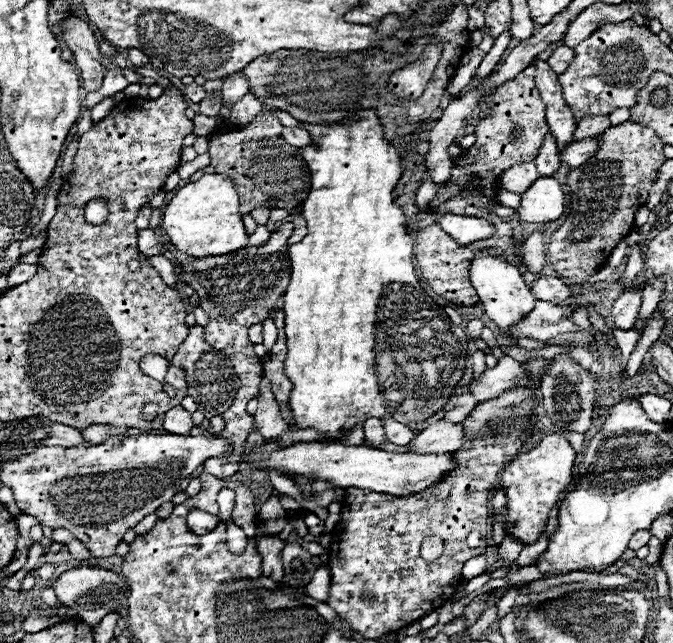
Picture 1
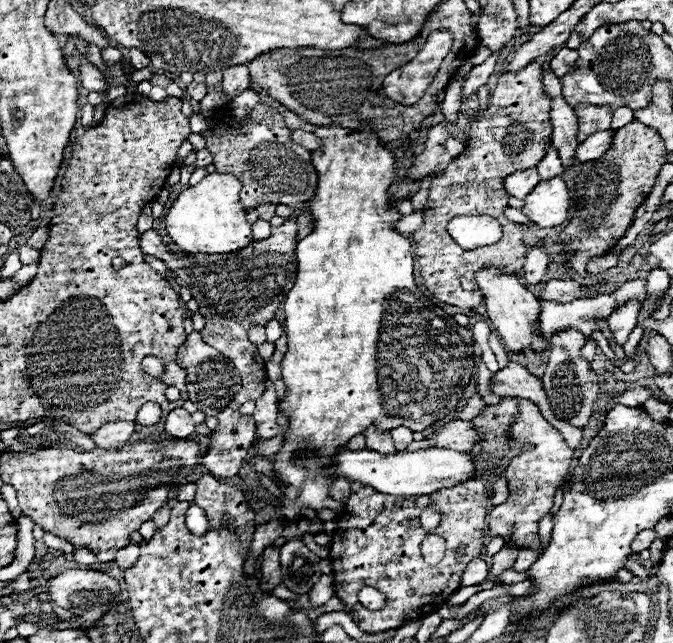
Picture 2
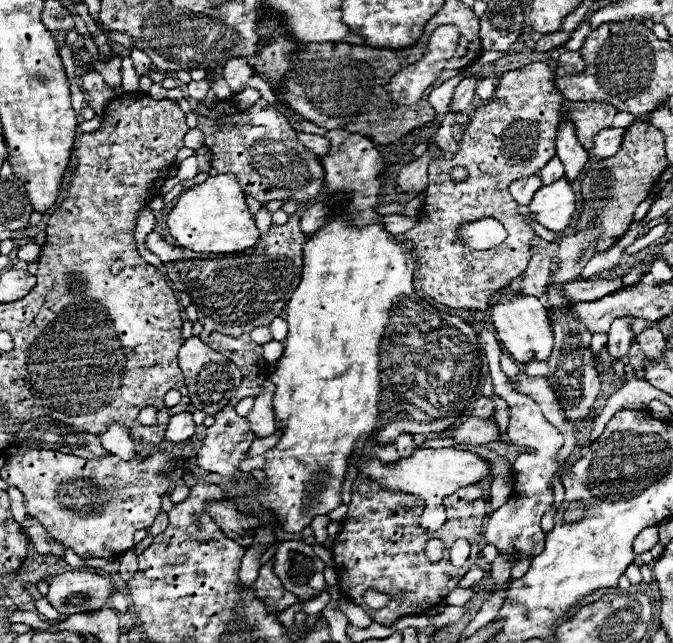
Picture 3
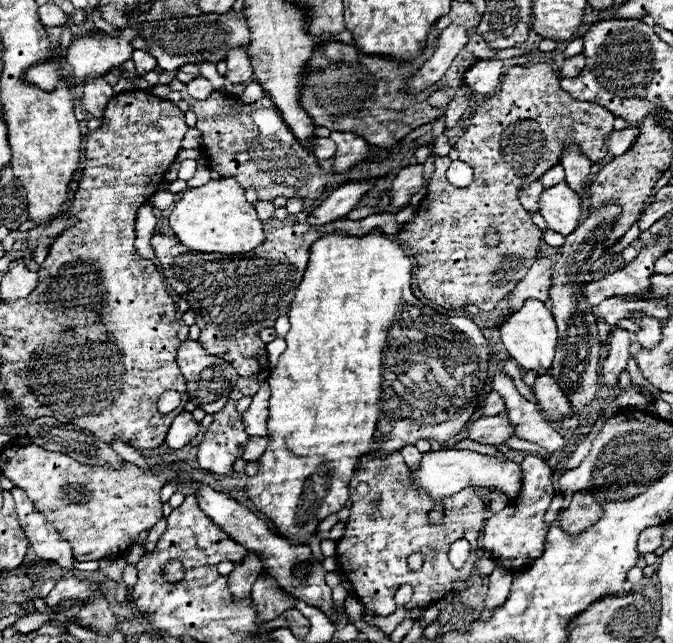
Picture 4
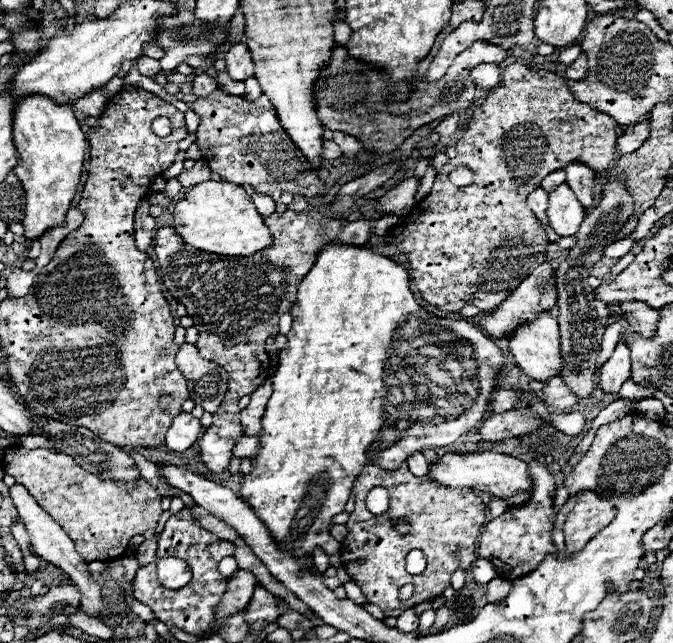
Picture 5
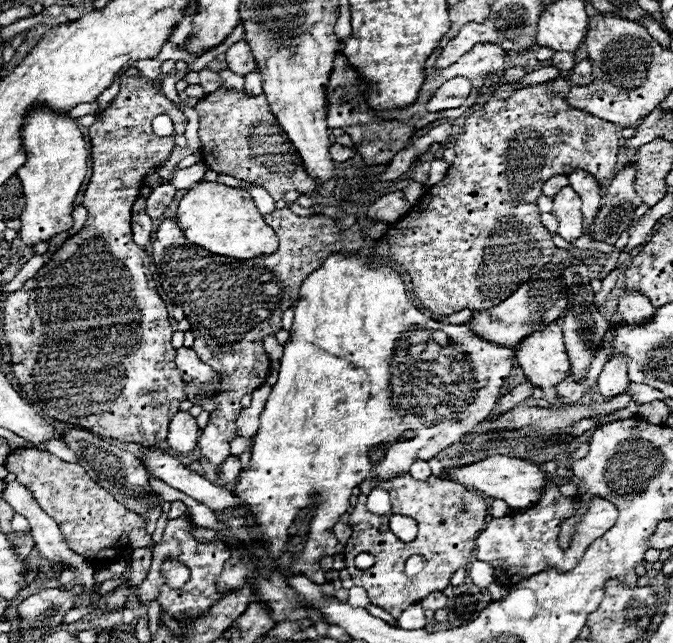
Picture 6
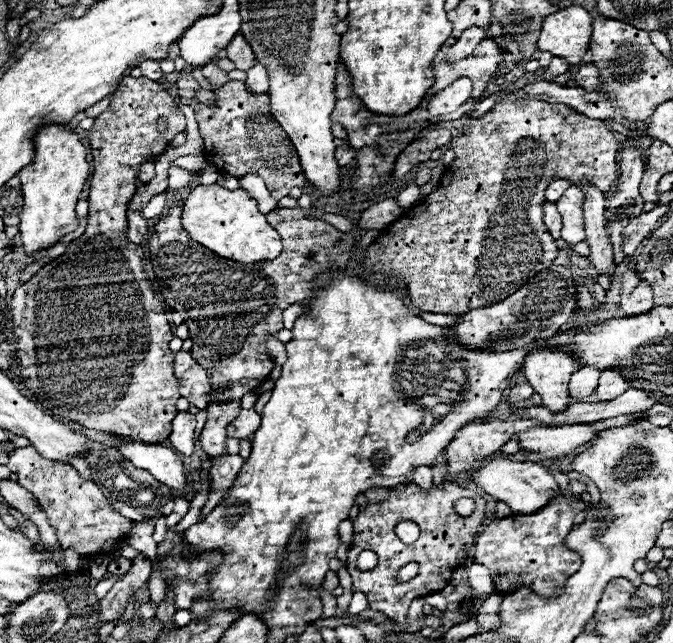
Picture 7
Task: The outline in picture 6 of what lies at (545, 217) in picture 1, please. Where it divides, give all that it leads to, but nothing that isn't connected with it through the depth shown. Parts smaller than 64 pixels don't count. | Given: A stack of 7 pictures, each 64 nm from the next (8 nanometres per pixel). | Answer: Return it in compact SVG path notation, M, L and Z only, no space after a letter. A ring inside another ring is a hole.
M570 186L562 188L554 198L554 216L560 222L558 234L568 242L574 242L584 234L580 206L582 206L582 200Z

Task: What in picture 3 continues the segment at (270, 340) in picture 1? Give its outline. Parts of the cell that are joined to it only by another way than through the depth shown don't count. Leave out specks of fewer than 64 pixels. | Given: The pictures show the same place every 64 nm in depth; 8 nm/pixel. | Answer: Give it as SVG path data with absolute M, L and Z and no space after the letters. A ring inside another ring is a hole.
M276 317L269 326L274 334L274 340L284 340L288 332L288 324L281 317Z

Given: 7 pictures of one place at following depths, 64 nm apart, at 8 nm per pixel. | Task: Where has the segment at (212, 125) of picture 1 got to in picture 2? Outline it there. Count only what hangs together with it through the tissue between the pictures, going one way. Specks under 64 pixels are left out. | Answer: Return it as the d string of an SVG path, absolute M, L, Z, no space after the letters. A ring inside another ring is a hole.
M193 113L189 117L189 123L194 133L201 133L208 127L208 119L201 113Z

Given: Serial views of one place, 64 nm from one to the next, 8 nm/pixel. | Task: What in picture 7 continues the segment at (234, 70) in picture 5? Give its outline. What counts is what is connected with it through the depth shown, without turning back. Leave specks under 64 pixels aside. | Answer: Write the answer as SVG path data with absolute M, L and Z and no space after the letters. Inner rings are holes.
M236 34L232 38L232 42L228 44L226 50L228 50L228 58L236 64L238 70L248 70L254 64L258 64L256 62L256 56L254 56L254 52L250 48L250 44L246 42L246 38L242 34Z

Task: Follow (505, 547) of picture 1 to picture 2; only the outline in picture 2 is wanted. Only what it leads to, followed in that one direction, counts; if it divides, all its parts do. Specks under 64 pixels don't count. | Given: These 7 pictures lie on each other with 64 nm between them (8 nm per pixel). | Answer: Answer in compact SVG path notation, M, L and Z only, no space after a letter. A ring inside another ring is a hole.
M502 548L494 558L492 558L492 568L490 574L500 576L504 570L514 566L514 560L518 556L518 548Z

